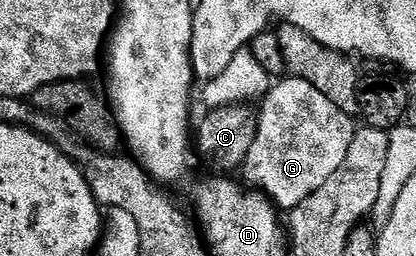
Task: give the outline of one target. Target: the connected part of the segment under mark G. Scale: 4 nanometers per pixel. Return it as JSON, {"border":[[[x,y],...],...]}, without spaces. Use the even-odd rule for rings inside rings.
{"border":[[[285,78],[269,88],[261,100],[262,108],[257,108],[256,139],[242,162],[240,175],[275,207],[289,213],[343,164],[356,124],[352,116],[336,109],[316,85],[308,85],[303,79]]]}

